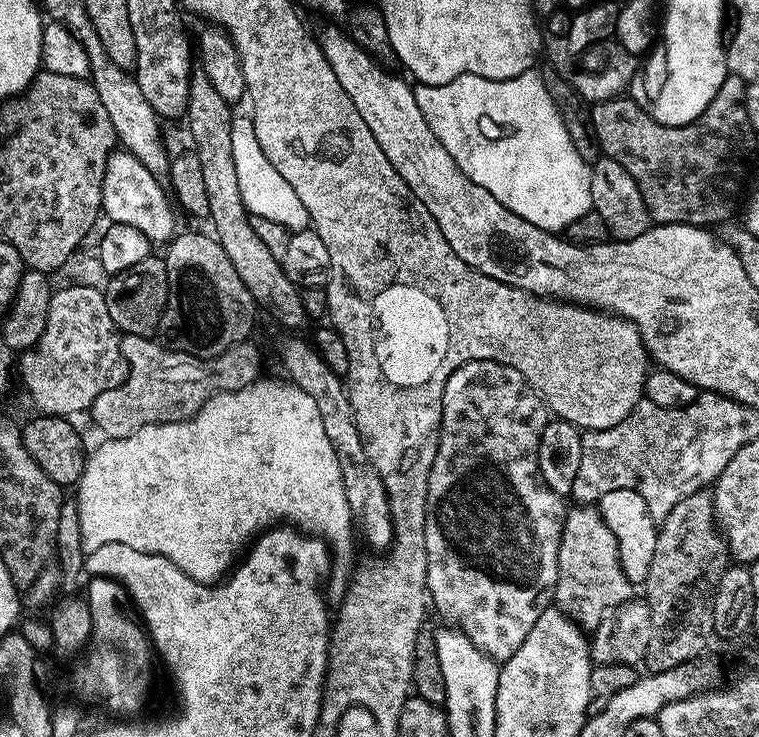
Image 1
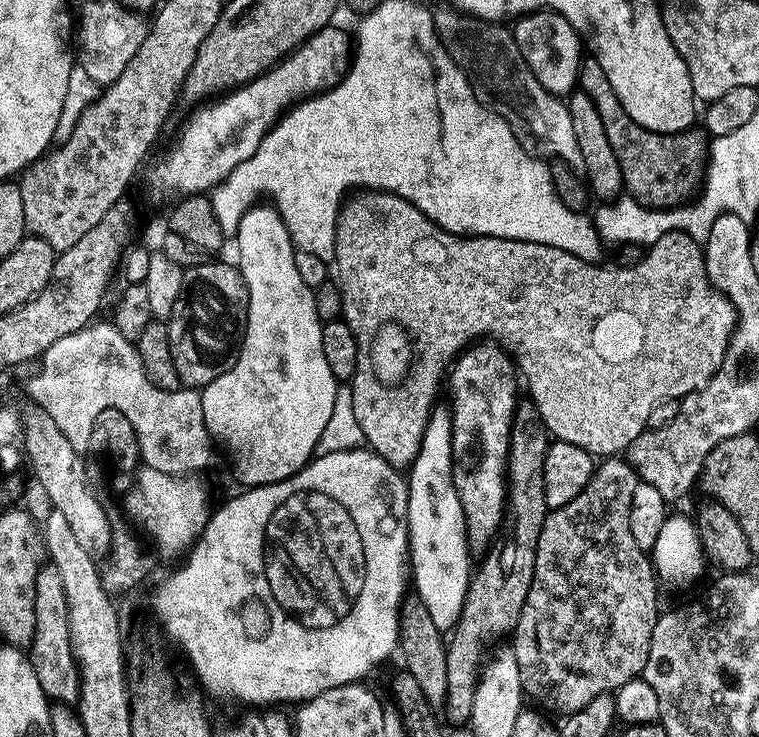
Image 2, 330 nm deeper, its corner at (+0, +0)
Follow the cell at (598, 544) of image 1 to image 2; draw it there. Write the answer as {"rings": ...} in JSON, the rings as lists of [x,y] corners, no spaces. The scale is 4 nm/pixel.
{"rings":[[[597,467],[578,498],[549,511],[542,534],[538,534],[538,554],[534,558],[530,594],[526,594],[522,614],[511,637],[513,640],[510,640],[518,662],[521,689],[536,700],[548,699],[550,707],[561,708],[564,714],[582,710],[594,698],[613,693],[626,682],[637,679],[650,654],[650,642],[658,619],[658,577],[649,553],[634,542],[630,530],[634,484],[628,481],[629,473],[625,472],[615,476],[608,468]]]}

